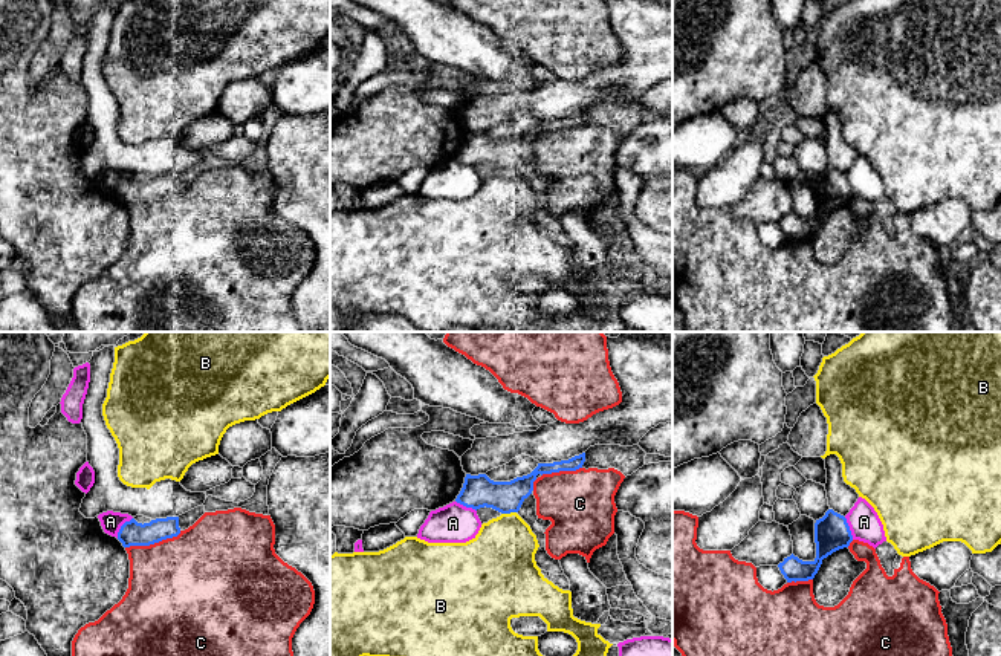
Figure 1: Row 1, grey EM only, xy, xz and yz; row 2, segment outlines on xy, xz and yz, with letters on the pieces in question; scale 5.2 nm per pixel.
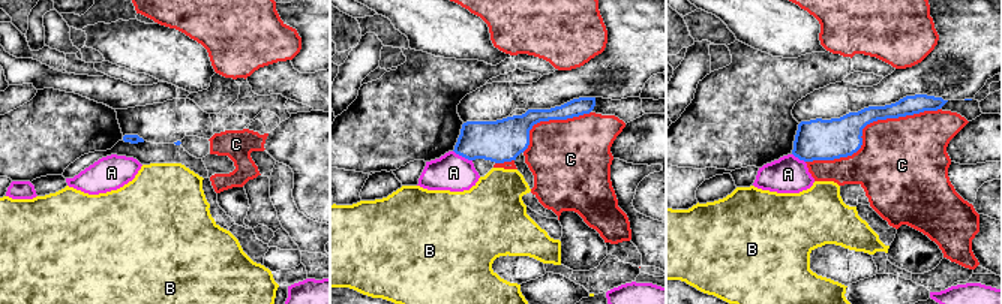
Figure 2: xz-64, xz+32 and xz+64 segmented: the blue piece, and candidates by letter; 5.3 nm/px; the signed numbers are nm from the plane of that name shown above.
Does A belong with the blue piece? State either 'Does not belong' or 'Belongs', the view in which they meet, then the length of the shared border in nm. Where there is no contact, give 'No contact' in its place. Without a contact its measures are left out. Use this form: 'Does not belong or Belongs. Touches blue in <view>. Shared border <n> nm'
Does not belong. Touches blue in xy. Shared border 140 nm

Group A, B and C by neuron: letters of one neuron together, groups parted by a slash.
A / B / C

